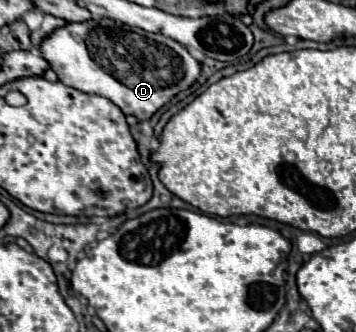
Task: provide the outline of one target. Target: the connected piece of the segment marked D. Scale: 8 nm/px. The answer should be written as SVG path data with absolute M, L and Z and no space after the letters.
M108 18L66 22L42 38L40 54L60 82L88 94L104 96L126 116L136 116L138 120L148 120L172 96L190 88L200 74L200 62L180 42L164 34L146 34L146 30Z

